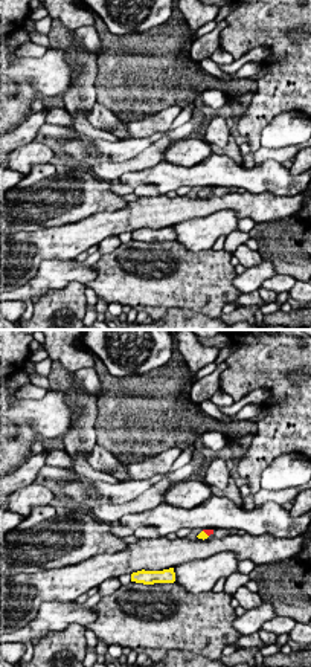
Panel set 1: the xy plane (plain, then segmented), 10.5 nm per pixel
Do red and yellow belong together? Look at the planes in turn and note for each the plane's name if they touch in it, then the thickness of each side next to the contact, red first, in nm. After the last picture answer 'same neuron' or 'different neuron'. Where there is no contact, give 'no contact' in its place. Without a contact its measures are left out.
xy | 60/70 nm

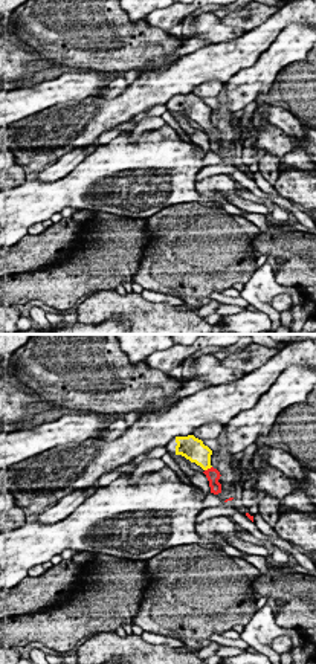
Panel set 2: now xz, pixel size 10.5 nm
xz | 140/240 nm

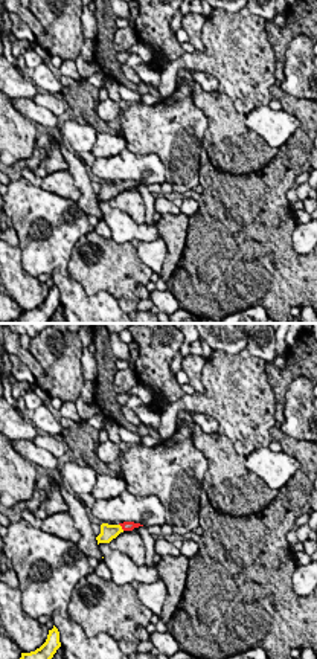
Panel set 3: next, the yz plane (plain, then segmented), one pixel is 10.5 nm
yz | 100/160 nm

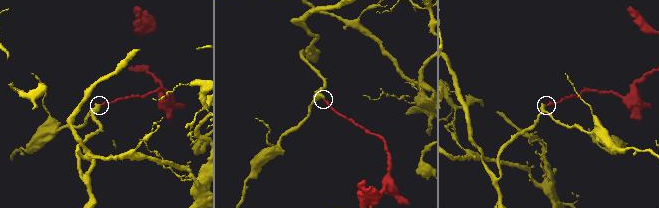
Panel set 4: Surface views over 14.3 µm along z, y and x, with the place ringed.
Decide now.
same neuron

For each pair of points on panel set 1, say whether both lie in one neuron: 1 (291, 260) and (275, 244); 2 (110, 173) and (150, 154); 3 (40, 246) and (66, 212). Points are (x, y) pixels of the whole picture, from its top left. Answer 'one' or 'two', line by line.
1: one
2: one
3: two

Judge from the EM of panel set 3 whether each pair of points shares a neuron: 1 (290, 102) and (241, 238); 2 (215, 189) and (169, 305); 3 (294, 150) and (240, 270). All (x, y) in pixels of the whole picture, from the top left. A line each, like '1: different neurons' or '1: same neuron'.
1: same neuron
2: different neurons
3: same neuron

